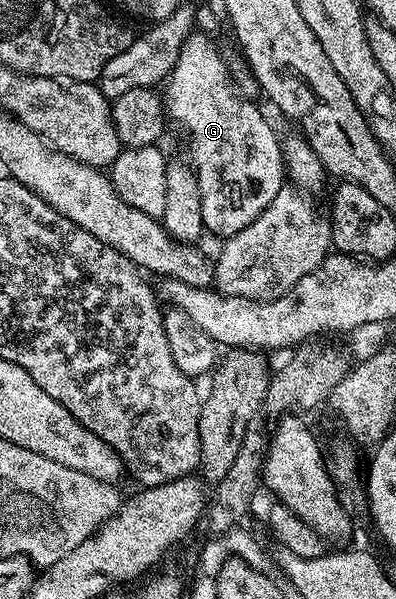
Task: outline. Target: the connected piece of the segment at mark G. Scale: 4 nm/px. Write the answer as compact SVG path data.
M200 31L190 33L183 43L179 59L175 59L173 69L163 82L163 100L168 120L172 124L174 121L189 140L188 160L199 183L205 229L221 237L220 239L234 237L265 210L267 203L271 203L271 199L275 199L275 195L279 195L286 184L282 142L279 139L277 141L276 131L269 126L268 119L253 106L254 102L239 92L234 74L231 69L229 73L216 43Z

